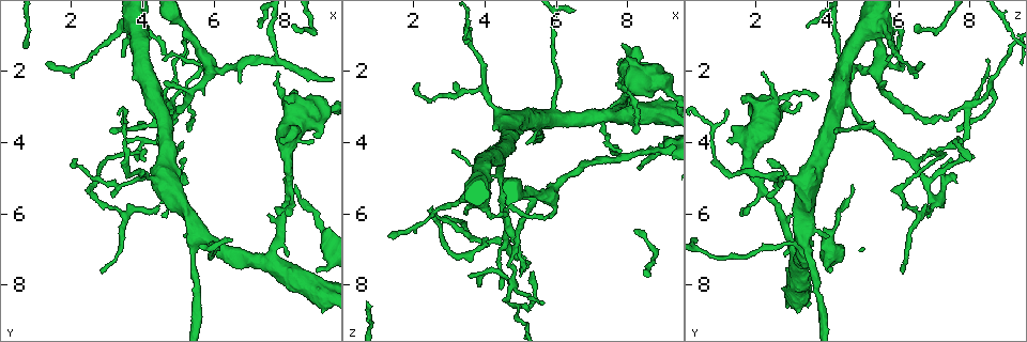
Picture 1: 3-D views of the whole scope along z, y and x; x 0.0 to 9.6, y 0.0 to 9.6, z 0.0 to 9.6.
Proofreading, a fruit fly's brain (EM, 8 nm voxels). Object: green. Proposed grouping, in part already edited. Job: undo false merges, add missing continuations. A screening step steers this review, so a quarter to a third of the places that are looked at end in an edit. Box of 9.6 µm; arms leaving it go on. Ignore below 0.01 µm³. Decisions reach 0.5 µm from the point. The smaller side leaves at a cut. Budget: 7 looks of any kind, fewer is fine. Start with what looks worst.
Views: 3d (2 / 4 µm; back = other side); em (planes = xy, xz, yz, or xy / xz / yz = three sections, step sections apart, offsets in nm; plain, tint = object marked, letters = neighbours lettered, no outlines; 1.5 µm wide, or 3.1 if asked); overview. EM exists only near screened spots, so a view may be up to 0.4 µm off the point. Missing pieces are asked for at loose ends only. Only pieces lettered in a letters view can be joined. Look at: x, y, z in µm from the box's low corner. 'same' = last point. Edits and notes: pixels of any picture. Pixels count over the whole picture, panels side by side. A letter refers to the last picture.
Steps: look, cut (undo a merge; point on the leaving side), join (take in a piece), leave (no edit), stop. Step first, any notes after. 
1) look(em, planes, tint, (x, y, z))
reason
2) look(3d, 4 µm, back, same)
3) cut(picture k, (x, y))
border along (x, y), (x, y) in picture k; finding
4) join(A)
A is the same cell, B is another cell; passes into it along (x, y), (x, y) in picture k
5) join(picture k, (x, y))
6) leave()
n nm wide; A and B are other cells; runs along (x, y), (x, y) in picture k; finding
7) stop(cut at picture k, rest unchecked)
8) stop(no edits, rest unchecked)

look(3d, 4 µm, (8.10, 5.35, 2.20))
three-way junction

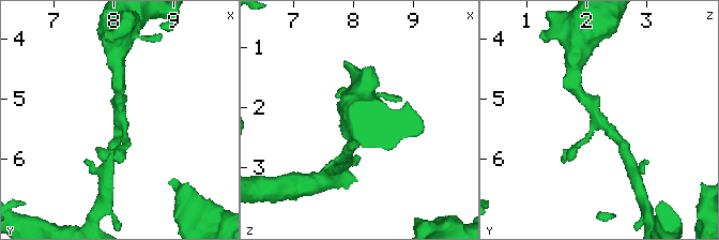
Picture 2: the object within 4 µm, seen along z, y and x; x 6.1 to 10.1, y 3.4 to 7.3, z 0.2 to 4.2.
look(em, xz, step 8, tint, (8.10, 5.35, 2.20))
3 arms

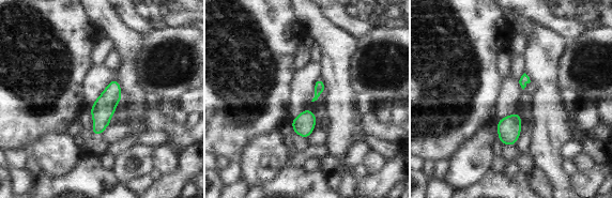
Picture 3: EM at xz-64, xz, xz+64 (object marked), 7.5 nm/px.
look(em, xz, step 8, letters, same)
see the neighbours

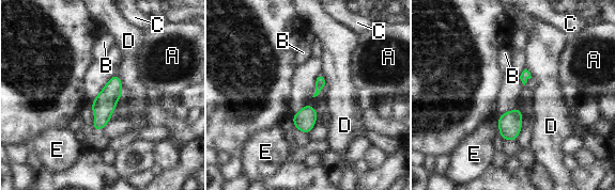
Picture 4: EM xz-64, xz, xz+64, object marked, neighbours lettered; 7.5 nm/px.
leave()
170 nm wide; D touches over 190 nm; A, B, C, D and E are other cells; all the same neuron

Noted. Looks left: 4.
look(em, planes, letters, (8.05, 7.20, 2.85))
branch stops here

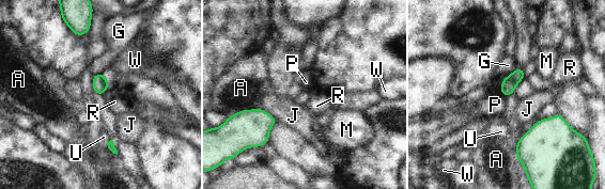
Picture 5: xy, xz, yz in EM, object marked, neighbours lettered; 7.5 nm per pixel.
leave()
A touches over 190 nm; A, G, J, M, P, R, U and W are other cells; border along (524, 77), (512, 93) in picture 5; none of them fits

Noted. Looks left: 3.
look(em, yz, step 8, letters, (8.20, 2.70, 3.70))
an open end

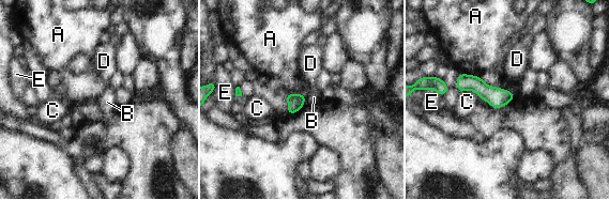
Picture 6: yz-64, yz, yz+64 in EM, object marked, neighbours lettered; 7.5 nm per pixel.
leave()
120 nm wide; A touches over 170 nm; A, B, C, D and E are other cells; none of them fits

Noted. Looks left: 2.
stop(no edits, rest unchecked)

